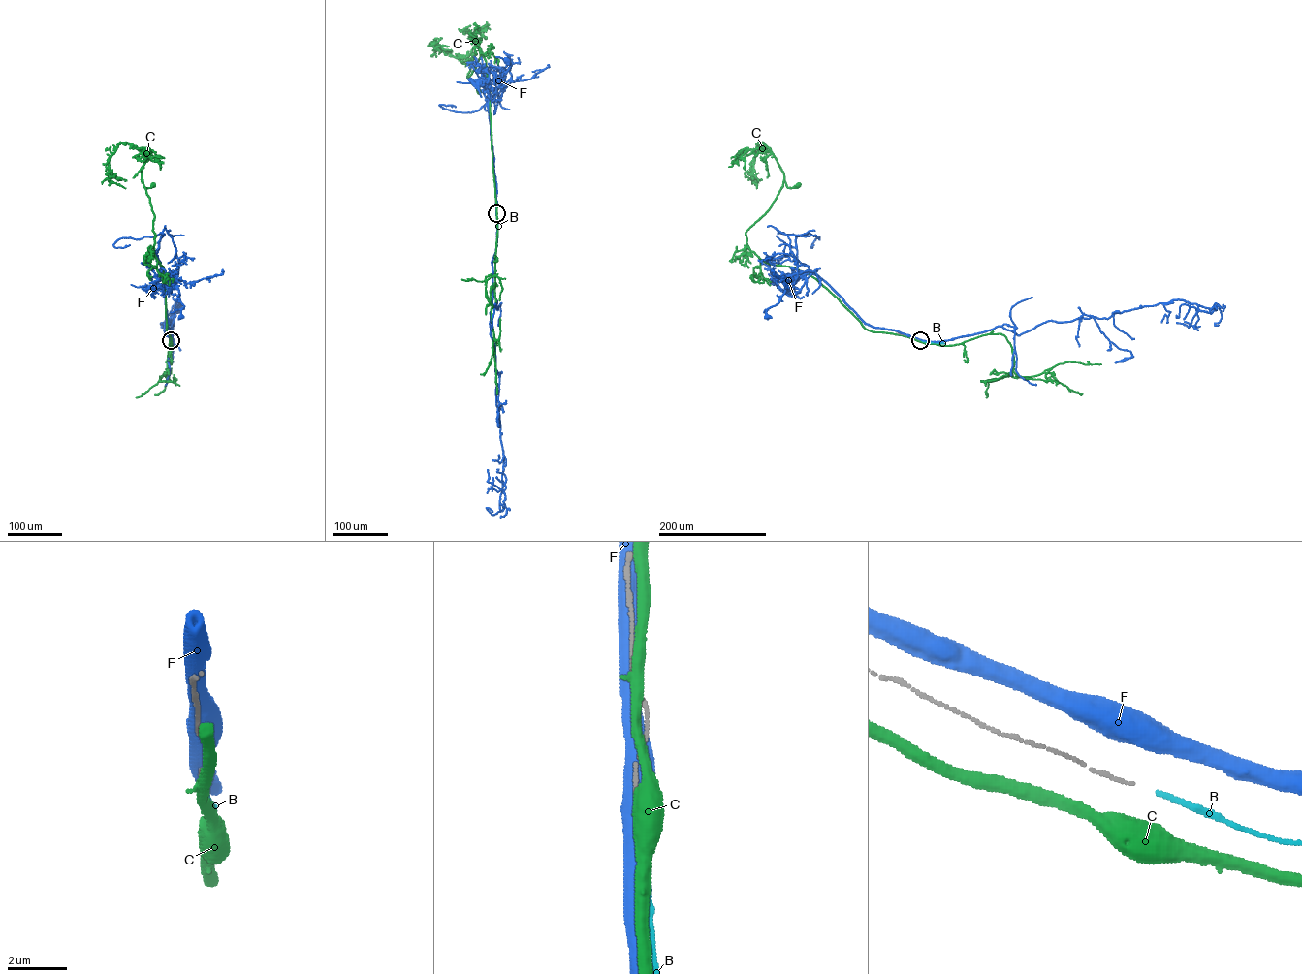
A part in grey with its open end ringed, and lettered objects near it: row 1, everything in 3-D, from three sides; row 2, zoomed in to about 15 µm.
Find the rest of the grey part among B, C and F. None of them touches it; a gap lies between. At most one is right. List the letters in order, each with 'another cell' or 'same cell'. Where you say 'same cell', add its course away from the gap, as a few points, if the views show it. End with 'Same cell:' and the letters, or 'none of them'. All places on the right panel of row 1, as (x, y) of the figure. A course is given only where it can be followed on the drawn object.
B: same cell | via (921, 340), (944, 343)
C: another cell
F: another cell
Same cell: B

